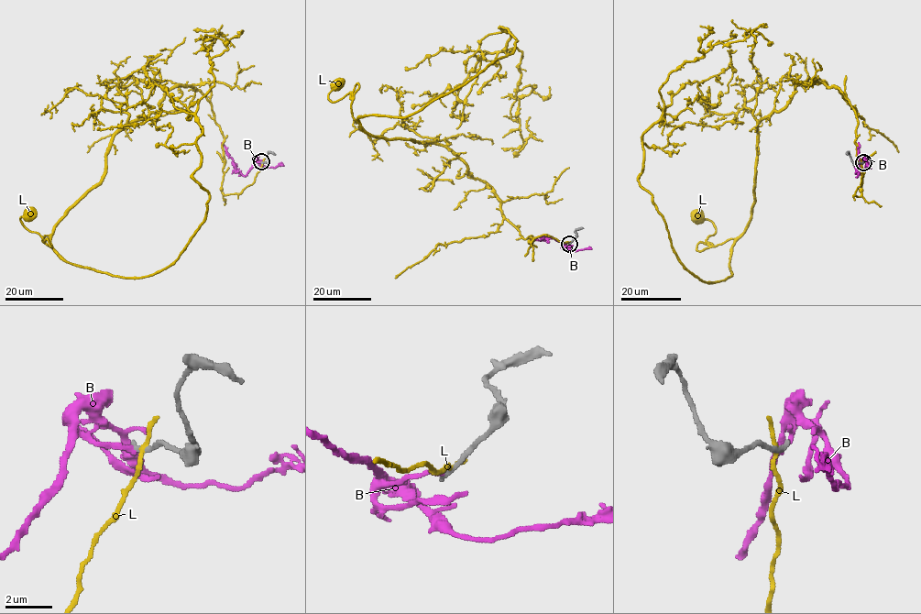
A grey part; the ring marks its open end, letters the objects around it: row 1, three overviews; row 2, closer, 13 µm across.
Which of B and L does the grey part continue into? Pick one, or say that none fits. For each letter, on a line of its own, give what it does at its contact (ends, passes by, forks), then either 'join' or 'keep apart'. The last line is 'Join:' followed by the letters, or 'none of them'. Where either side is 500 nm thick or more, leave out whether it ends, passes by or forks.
B: it ends | keep apart
L: it passes by | keep apart
Join: none of them

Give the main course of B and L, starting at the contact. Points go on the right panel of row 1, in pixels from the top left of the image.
B: (862, 163), (857, 177), (858, 142)
L: (861, 163), (855, 195), (855, 110), (836, 86), (800, 82), (757, 125), (745, 230), (713, 246), (696, 215)

